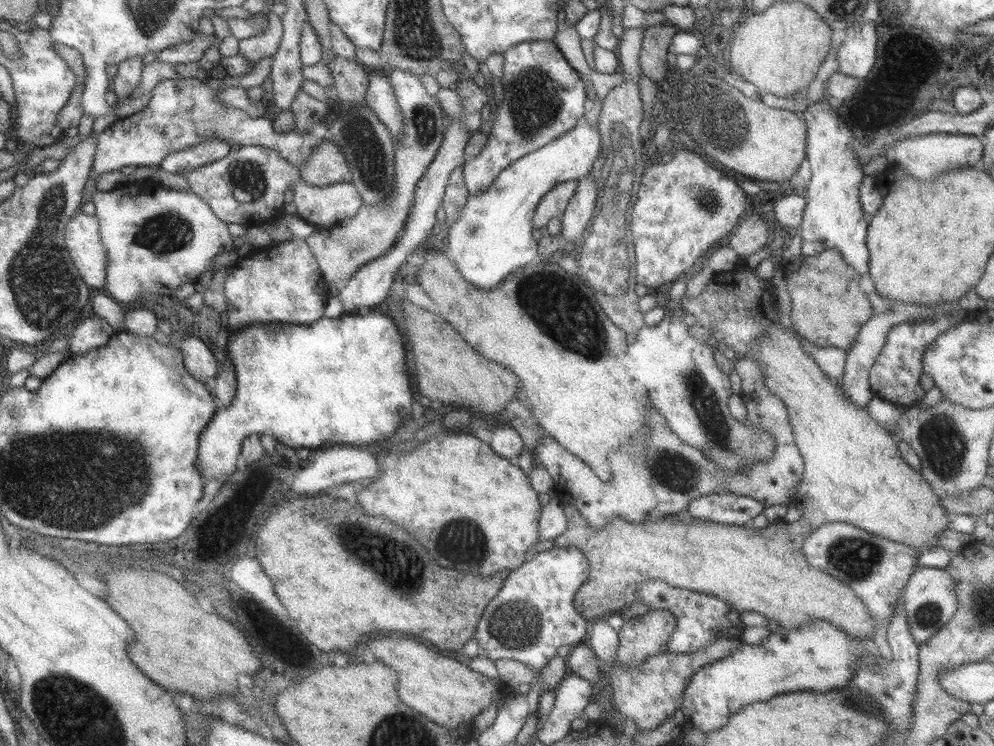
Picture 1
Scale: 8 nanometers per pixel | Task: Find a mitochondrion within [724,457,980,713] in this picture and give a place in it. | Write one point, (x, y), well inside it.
(856, 558)

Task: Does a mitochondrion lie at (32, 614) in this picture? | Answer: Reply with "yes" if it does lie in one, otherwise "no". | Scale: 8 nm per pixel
no

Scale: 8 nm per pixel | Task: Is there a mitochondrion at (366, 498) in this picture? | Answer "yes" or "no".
no

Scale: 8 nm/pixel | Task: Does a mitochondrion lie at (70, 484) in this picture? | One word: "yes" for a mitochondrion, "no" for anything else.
yes

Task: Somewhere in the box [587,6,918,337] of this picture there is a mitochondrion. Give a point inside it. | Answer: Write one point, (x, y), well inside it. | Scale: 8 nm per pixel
(714, 129)

